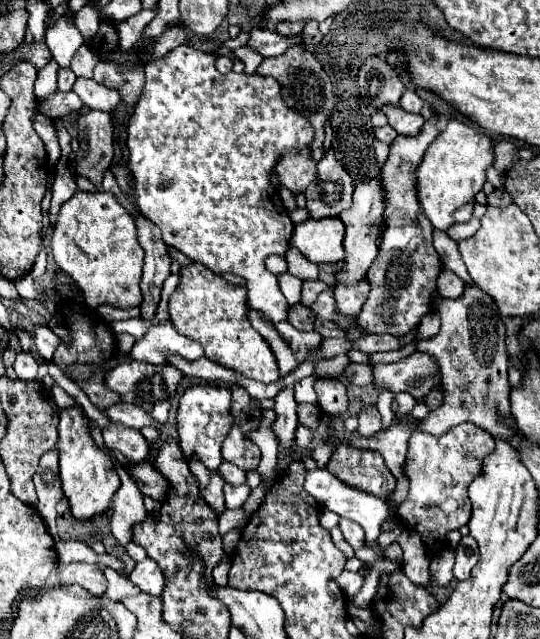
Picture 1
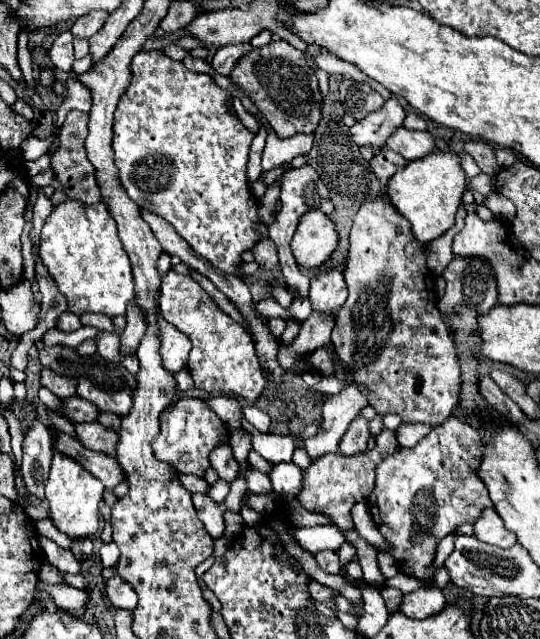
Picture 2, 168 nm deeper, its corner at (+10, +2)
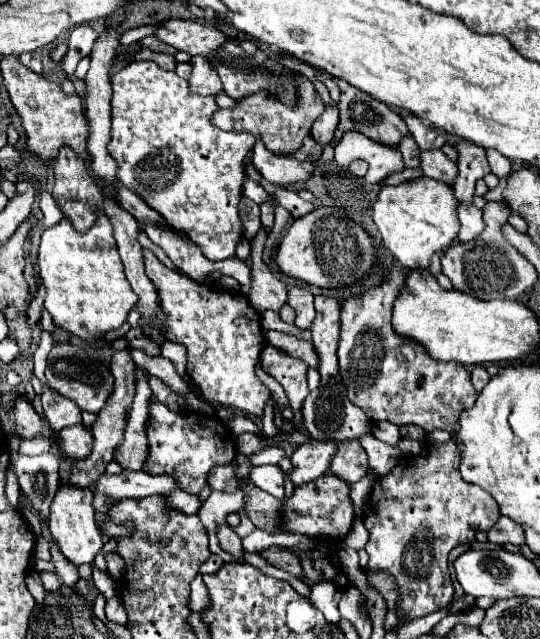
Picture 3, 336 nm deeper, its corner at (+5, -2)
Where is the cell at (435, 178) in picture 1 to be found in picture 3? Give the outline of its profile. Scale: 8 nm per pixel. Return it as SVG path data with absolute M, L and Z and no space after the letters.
M422 175L396 187L384 185L378 193L378 201L374 203L374 223L378 225L382 241L394 259L410 269L426 269L430 265L430 257L436 251L450 247L458 235L460 221L456 207L458 199L452 185Z

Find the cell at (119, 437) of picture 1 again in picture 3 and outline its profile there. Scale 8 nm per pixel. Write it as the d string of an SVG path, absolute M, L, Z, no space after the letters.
M76 425L76 427L62 429L58 433L58 443L60 443L60 449L68 457L82 459L82 457L88 457L92 453L94 437L92 437L92 431L88 431L84 425Z

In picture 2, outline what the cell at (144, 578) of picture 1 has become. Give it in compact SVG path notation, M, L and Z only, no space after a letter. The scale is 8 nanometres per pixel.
M111 577L107 581L107 589L105 589L105 597L109 601L111 607L115 609L129 609L133 611L135 605L137 605L137 595L135 591L131 589L129 583L125 583L121 577Z

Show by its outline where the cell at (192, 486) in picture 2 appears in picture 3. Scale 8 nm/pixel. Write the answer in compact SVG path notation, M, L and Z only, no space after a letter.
M124 470L118 475L104 473L94 487L94 507L96 511L108 513L106 497L120 501L126 497L164 495L164 493L172 493L174 489L180 489L180 483L172 475L154 475L143 470Z

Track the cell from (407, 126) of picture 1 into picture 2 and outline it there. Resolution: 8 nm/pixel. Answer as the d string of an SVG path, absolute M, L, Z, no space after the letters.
M399 127L387 141L387 147L401 153L407 161L421 159L435 151L433 135L429 131L407 131Z

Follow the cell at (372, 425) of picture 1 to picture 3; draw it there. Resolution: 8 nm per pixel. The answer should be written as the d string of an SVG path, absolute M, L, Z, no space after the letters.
M356 439L342 441L332 461L332 473L348 483L356 483L366 475L366 471L368 471L368 455L362 449L360 441Z

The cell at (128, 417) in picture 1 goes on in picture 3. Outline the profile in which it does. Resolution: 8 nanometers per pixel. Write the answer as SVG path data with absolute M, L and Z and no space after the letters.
M44 385L42 389L42 409L54 431L62 431L66 427L82 423L82 409L78 409L74 401L62 397L48 385Z

